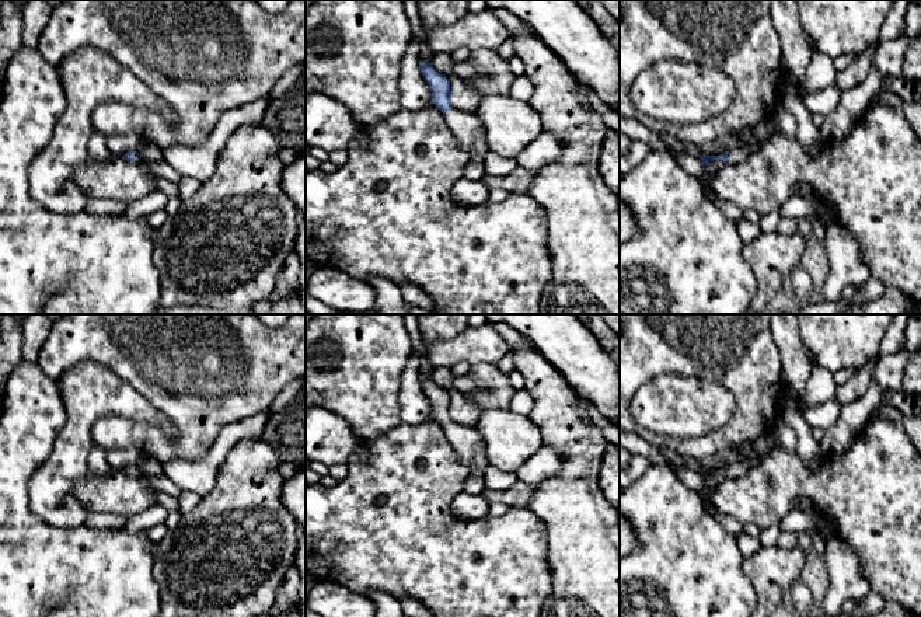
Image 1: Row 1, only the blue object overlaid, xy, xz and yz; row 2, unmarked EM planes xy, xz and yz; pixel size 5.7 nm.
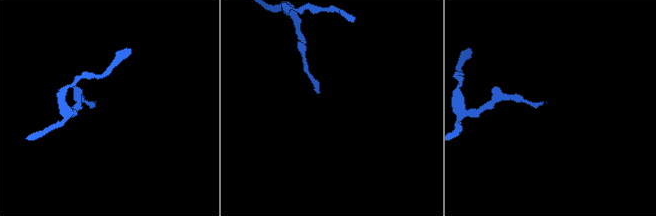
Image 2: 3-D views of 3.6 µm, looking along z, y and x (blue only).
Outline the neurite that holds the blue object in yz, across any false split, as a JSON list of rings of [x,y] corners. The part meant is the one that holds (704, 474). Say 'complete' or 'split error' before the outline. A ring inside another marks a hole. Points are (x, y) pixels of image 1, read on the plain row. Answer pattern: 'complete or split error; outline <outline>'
split error; outline [[[756,456],[756,457],[735,463],[735,464],[728,464],[719,470],[702,470],[700,473],[700,475],[704,481],[707,481],[707,478],[712,474],[721,474],[725,478],[728,478],[728,477],[729,478],[739,478],[743,474],[746,474],[749,470],[751,470],[761,459],[763,459],[763,456]]]

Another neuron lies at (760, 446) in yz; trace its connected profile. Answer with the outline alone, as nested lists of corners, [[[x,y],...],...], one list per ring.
[[[764,433],[758,439],[756,439],[754,442],[743,447],[728,449],[714,456],[704,457],[700,460],[700,464],[707,470],[712,470],[714,467],[721,466],[721,464],[728,466],[728,464],[735,464],[735,463],[739,463],[742,460],[751,459],[756,456],[764,456],[770,452],[770,449],[771,449],[770,435]]]

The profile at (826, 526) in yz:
[[[814,510],[817,522],[819,522],[819,527],[823,533],[823,537],[827,540],[830,537],[835,537],[835,529],[833,527],[833,523],[828,520],[828,517],[826,517],[824,515],[820,515],[817,510]]]

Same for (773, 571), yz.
[[[778,544],[761,547],[746,557],[743,571],[750,579],[757,599],[751,617],[770,617],[779,607],[784,593],[799,582],[806,555],[799,548],[781,548]]]

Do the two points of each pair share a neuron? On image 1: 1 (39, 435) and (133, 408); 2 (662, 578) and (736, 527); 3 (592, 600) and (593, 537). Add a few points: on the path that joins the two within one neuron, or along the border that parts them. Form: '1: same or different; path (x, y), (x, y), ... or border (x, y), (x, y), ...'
1: different; border (60, 396), (65, 404), (66, 422), (45, 459)
2: different; border (710, 513), (735, 537)
3: same; path (593, 585), (593, 553)

